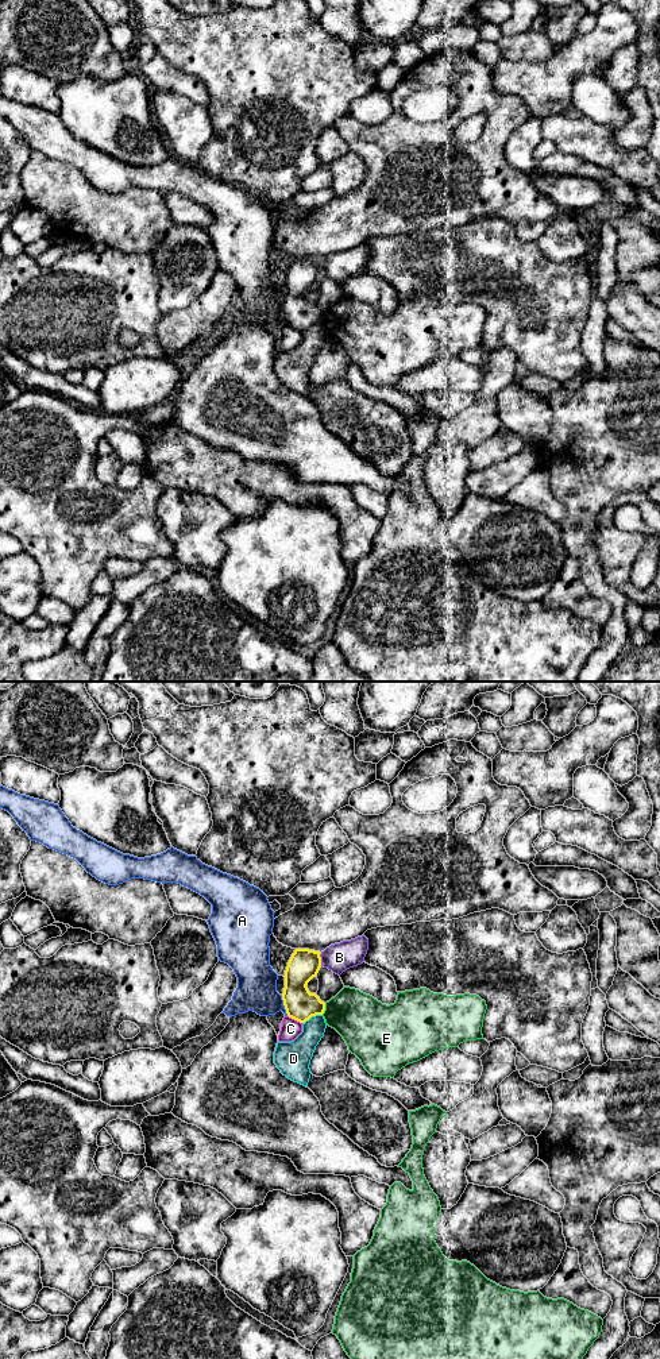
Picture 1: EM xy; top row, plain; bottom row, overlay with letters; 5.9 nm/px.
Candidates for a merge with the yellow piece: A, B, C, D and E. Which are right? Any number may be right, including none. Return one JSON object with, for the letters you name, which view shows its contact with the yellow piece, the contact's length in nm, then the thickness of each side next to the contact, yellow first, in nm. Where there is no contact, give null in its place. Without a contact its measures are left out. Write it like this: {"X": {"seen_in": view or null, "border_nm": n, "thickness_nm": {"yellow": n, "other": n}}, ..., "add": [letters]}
{"add": []}

